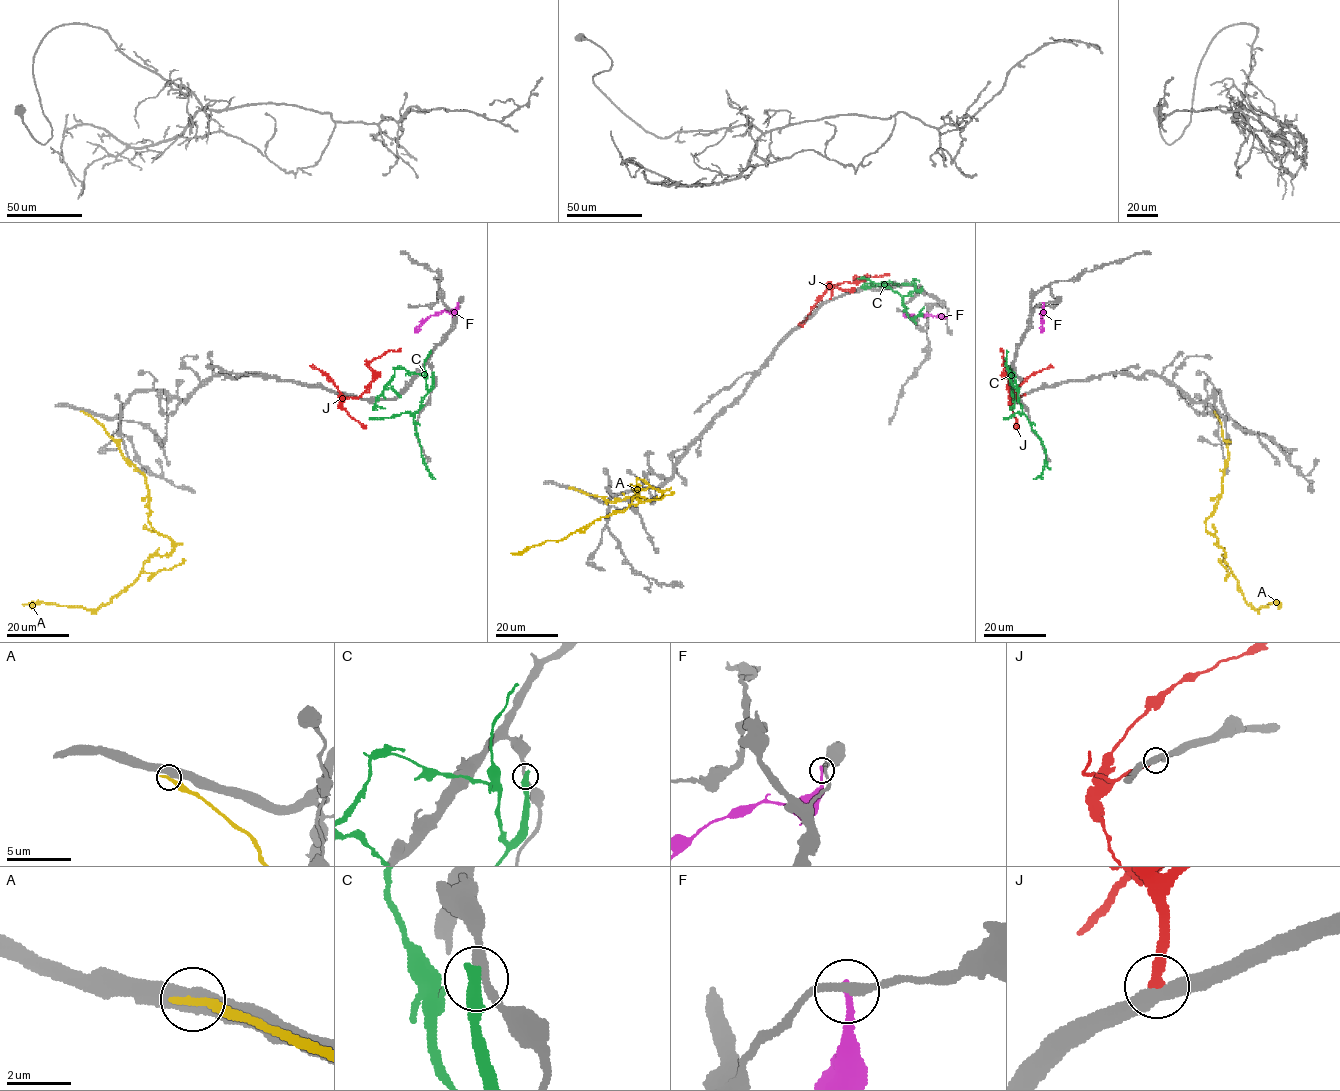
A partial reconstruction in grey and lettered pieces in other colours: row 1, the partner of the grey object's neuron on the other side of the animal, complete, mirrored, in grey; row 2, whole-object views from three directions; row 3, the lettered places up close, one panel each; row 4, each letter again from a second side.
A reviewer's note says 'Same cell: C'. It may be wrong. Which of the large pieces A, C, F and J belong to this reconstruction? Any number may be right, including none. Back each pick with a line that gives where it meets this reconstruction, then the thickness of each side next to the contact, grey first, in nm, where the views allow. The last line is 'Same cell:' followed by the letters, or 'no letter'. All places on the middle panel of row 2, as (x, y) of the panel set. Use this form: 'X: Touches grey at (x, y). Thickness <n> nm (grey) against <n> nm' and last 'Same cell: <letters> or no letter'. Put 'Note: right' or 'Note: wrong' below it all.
J: Touches grey at (831, 299). Thickness 440 nm (grey) against 280 nm
Same cell: J
Note: wrong

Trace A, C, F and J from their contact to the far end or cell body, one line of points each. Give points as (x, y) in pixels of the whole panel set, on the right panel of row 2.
A: (1214, 411), (1227, 464), (1205, 528), (1225, 552), (1244, 601), (1258, 609), (1280, 604)
C: (1014, 373), (1021, 408), (1043, 446), (1045, 462), (1042, 473), (1033, 478)
F: (1043, 303), (1042, 332)
J: (1025, 394), (1015, 399), (1008, 397), (1003, 350), (999, 349)

